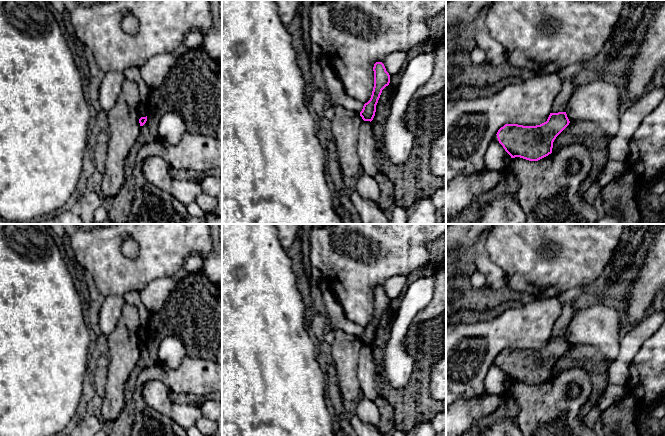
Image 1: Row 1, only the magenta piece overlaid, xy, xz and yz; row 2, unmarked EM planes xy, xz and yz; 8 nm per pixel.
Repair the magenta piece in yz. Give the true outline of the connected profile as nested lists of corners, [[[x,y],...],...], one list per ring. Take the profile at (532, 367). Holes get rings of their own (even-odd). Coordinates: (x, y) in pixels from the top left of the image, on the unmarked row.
[[[566,336],[550,337],[547,345],[540,349],[505,348],[496,359],[499,367],[511,382],[520,381],[529,385],[538,385],[552,377],[554,364],[569,347]]]

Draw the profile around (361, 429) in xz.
[[[356,415],[350,419],[350,424],[357,436],[384,436],[377,427],[362,422]]]

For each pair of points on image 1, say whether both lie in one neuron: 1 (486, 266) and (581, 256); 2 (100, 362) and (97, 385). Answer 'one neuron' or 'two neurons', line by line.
1: two neurons
2: one neuron

